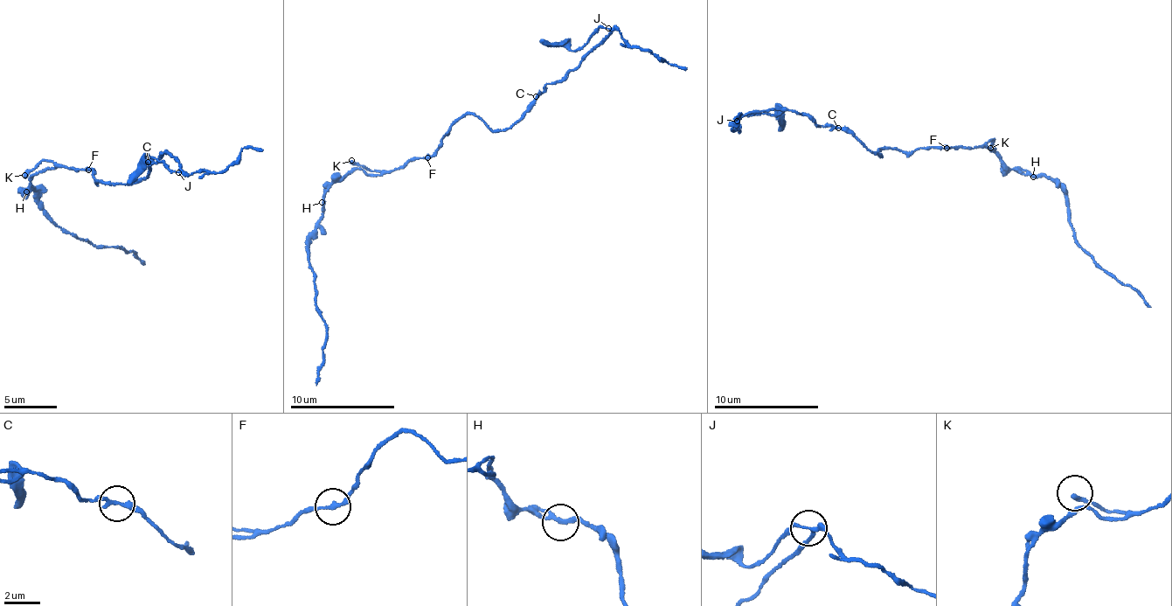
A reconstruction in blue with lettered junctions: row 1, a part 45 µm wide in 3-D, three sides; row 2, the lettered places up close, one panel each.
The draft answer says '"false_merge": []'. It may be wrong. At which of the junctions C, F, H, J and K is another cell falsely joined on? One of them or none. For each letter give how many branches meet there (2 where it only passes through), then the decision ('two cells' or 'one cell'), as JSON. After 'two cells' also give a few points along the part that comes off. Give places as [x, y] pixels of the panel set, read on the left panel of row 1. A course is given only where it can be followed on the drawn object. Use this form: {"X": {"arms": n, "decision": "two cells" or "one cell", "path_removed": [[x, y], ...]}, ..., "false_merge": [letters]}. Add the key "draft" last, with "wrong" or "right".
{"C": {"arms": 2, "decision": "one cell"}, "F": {"arms": 2, "decision": "one cell"}, "H": {"arms": 2, "decision": "one cell"}, "J": {"arms": 3, "decision": "two cells", "path_removed": [[177, 171], [149, 157], [127, 184]]}, "K": {"arms": 2, "decision": "one cell"}, "false_merge": ["J"], "draft": "wrong"}

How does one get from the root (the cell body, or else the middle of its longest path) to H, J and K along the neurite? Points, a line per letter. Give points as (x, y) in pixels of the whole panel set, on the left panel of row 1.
H: (91, 169), (46, 166), (32, 176), (31, 184), (24, 191), (26, 191)
J: (91, 169), (97, 182), (132, 184), (144, 177), (148, 162), (156, 161), (166, 149), (177, 161), (177, 171)
K: (91, 169), (71, 168), (42, 161), (24, 175)

